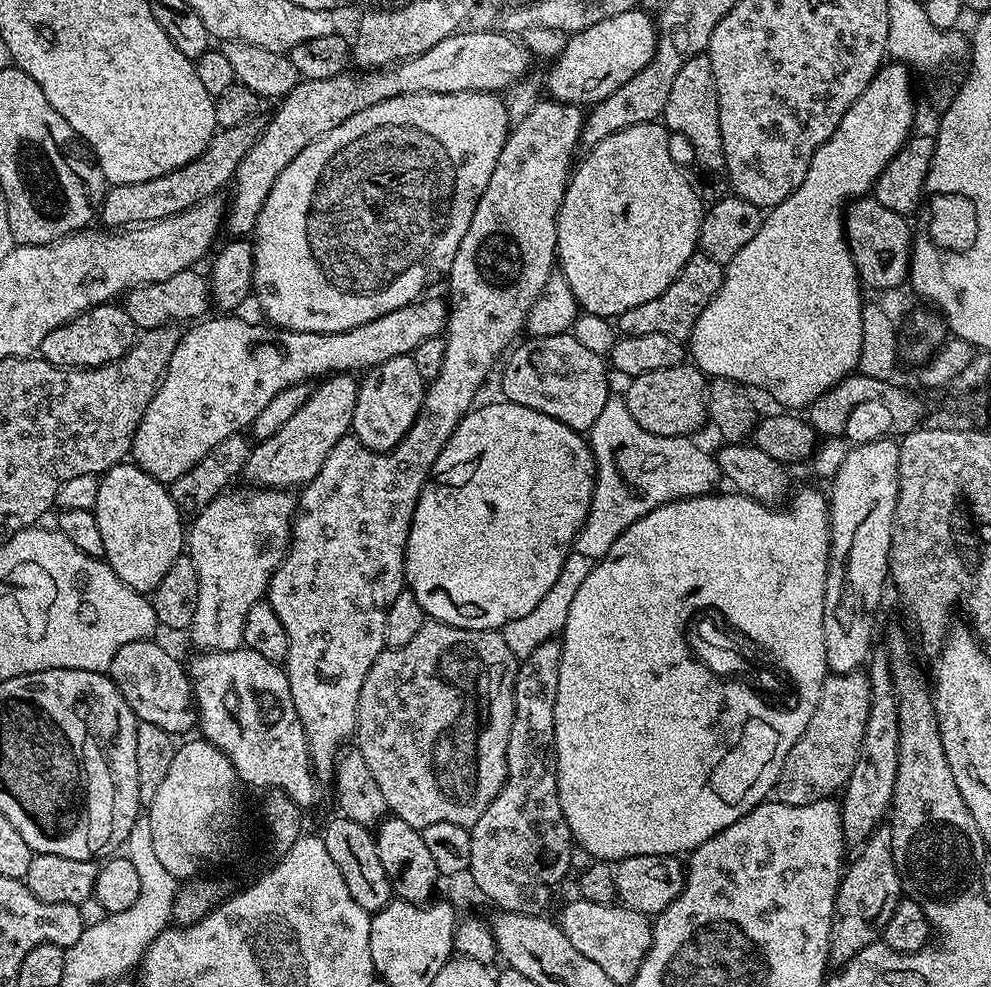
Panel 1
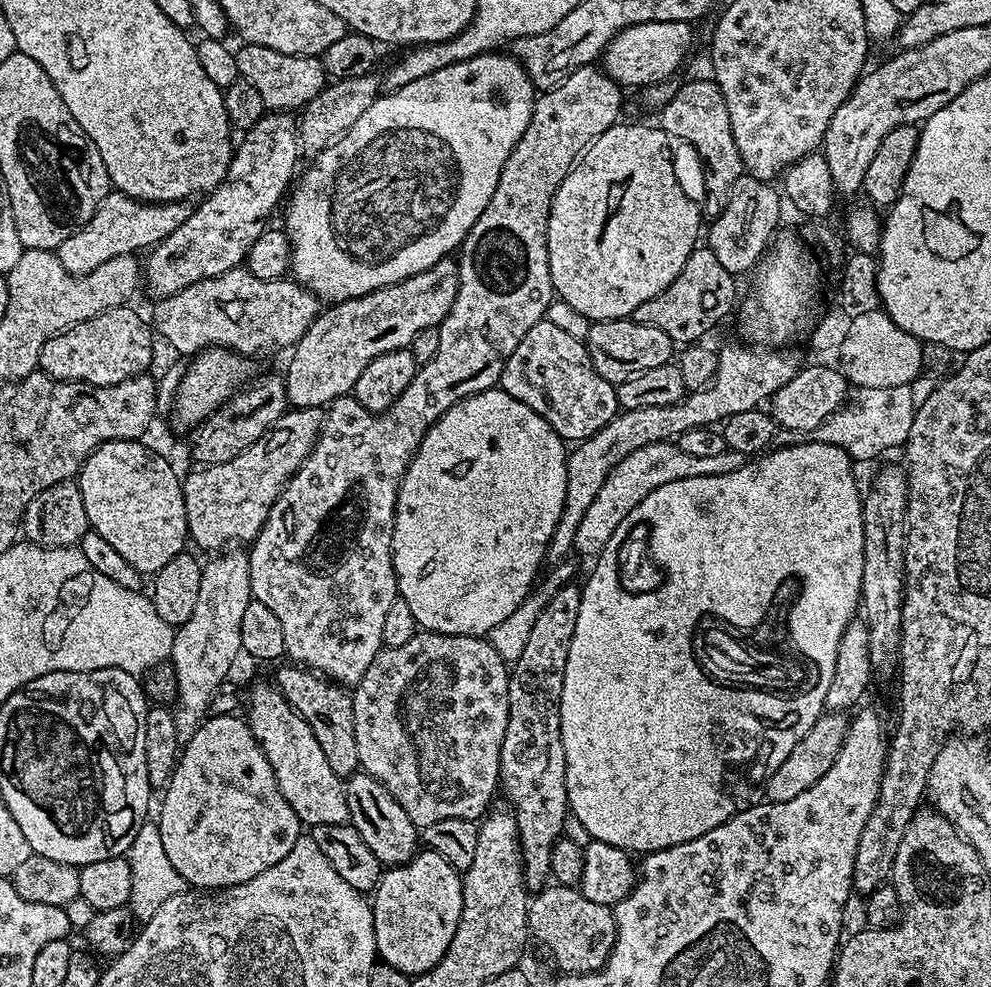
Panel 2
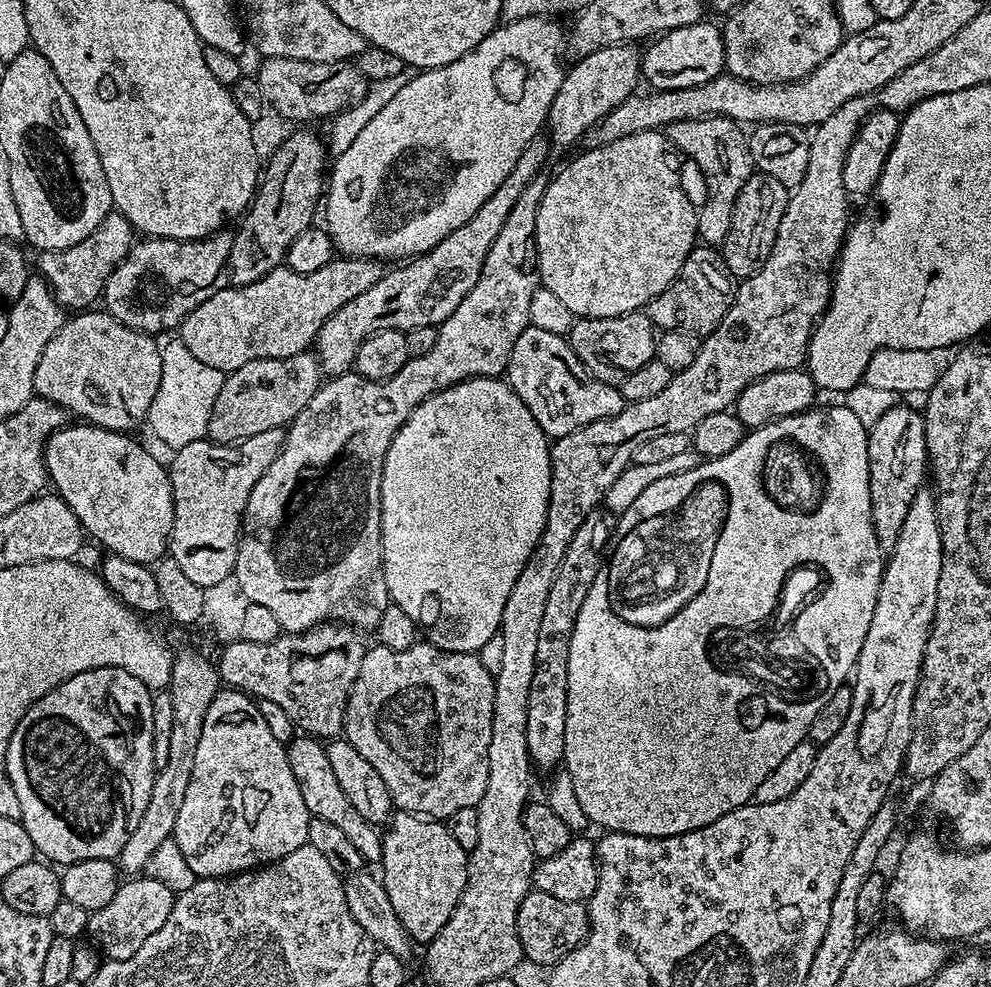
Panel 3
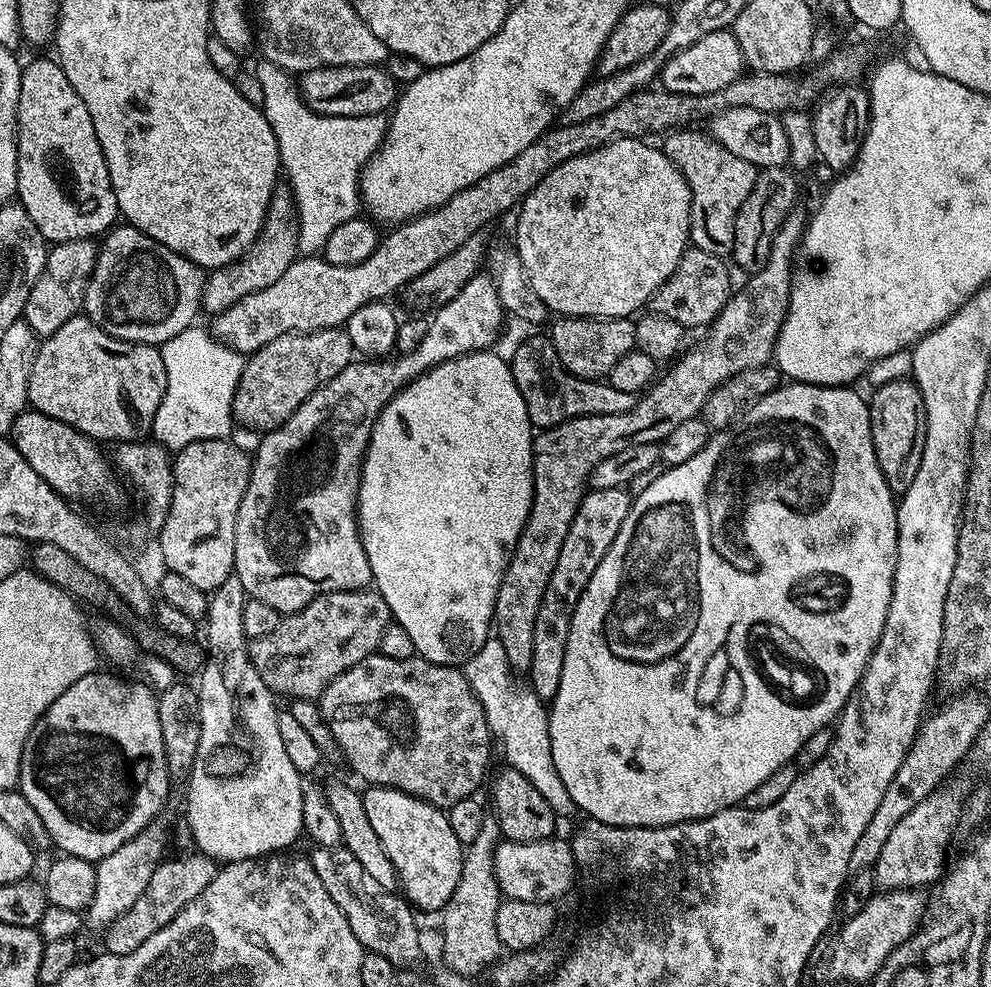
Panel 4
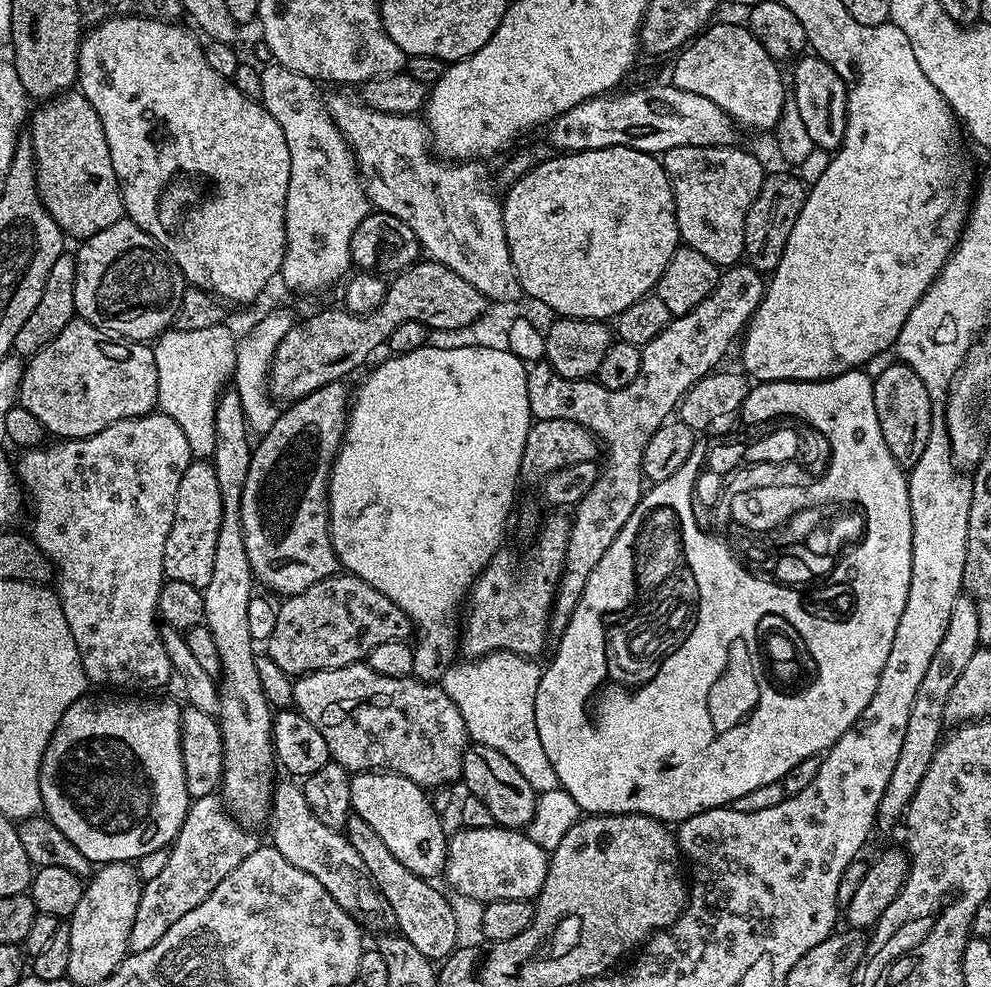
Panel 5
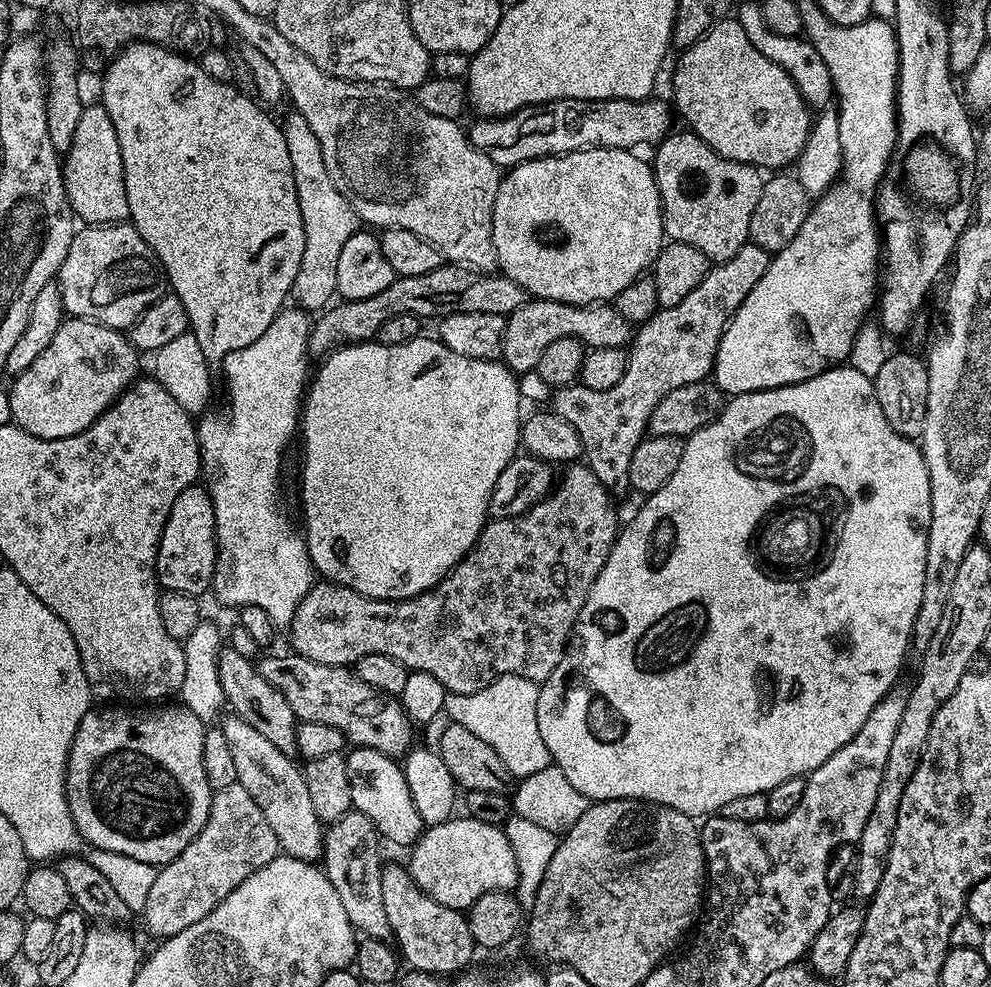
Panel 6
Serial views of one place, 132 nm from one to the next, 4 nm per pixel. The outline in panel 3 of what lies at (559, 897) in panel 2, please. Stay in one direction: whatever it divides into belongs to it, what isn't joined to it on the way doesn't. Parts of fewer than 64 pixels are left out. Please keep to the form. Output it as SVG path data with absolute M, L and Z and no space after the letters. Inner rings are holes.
M529 890L526 898L522 898L522 906L518 906L516 925L524 960L551 966L580 947L580 943L588 936L588 910L581 902L562 902L562 898L554 898L554 894Z

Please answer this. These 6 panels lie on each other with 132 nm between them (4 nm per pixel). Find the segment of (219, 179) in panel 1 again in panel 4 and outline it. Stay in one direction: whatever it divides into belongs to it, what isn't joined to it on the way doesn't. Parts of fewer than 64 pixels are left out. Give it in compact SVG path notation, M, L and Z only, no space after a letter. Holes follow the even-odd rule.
M95 239L67 240L49 247L48 257L42 266L42 274L38 274L38 278L32 284L30 294L24 303L22 317L37 338L52 336L58 330L62 330L62 326L66 326L70 318L81 315L84 291L94 270L97 251L98 244Z

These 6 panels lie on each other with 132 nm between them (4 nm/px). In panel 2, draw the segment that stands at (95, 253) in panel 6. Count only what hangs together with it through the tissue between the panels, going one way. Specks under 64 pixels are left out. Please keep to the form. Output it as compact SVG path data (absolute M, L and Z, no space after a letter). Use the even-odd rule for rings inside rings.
M269 111L260 119L258 126L254 126L239 138L241 140L235 145L232 161L226 170L226 178L222 178L220 185L199 201L200 205L197 203L193 207L190 218L186 218L186 222L182 222L182 226L178 226L178 230L174 230L170 238L166 238L147 253L148 264L146 260L142 268L142 280L146 288L148 284L148 292L152 298L176 294L186 290L186 286L194 286L194 282L221 276L231 268L241 267L247 261L248 252L254 246L254 242L258 242L258 238L266 230L263 220L276 207L281 207L294 180L292 171L296 168L296 159L301 159L302 156L297 117L292 112Z

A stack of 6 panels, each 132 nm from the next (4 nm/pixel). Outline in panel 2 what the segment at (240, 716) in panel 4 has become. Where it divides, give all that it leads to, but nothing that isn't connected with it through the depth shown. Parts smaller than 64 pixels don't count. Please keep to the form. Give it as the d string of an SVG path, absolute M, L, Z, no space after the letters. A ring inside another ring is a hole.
M212 714L205 719L204 723L198 725L194 738L183 741L182 751L176 761L176 769L168 780L168 787L162 792L164 801L160 804L160 817L158 817L162 847L166 849L166 858L170 858L174 870L178 870L178 874L182 874L185 885L196 890L219 890L238 886L242 882L250 882L250 878L258 878L258 874L262 874L262 870L270 870L270 866L274 866L274 862L282 862L282 858L286 858L286 854L290 854L290 850L294 850L294 842L298 842L302 835L302 825L298 814L294 814L294 810L290 810L290 802L286 802L286 798L282 798L282 790L278 790L278 782L274 778L274 770L270 766L270 762L254 738L254 734L248 729L247 721L241 717L239 720L238 717L239 715L236 714Z

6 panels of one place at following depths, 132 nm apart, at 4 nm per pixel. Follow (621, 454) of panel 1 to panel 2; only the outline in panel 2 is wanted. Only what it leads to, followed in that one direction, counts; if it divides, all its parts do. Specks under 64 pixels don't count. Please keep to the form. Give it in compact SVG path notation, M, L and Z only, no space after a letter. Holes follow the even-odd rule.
M659 442L657 444L646 444L634 450L602 482L602 488L590 502L586 509L586 515L582 522L578 522L578 534L574 534L573 549L584 556L595 558L600 551L610 542L610 534L618 530L618 522L650 494L650 490L658 490L658 486L666 486L666 482L674 482L682 478L698 478L699 476L713 476L714 474L730 474L738 470L746 463L746 457L740 452L727 450L715 454L712 458L696 458L691 454L683 453L676 442Z

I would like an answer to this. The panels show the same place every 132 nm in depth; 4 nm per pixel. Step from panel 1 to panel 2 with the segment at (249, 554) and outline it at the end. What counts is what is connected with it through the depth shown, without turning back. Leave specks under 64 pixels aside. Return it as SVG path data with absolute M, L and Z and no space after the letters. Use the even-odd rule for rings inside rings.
M224 550L213 555L209 564L202 567L202 586L198 590L198 602L194 606L194 614L176 628L176 637L170 657L170 667L173 676L176 677L176 696L184 708L176 708L174 715L178 726L178 738L183 742L194 738L198 725L204 723L205 712L209 709L212 693L216 691L224 680L229 679L232 663L236 656L241 655L240 639L242 638L242 614L246 610L250 599L248 591L248 553L232 552L236 550Z

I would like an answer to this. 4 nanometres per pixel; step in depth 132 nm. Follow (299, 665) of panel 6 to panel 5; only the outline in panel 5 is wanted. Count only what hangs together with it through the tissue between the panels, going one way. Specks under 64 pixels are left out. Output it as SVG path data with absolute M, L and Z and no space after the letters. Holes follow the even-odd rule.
M361 662L347 664L341 668L322 668L318 672L305 672L303 676L295 677L292 686L292 702L296 711L304 715L321 731L322 737L326 740L326 746L329 748L331 759L347 768L349 773L375 772L377 770L396 772L399 776L410 778L410 782L414 782L419 788L425 790L440 790L448 786L444 784L452 784L455 780L457 783L461 779L460 771L464 765L464 751L470 747L470 737L466 730L466 722L462 722L462 714L458 714L458 706L454 706L454 702L439 683L417 680L413 675L406 678L386 678L368 667L367 663Z

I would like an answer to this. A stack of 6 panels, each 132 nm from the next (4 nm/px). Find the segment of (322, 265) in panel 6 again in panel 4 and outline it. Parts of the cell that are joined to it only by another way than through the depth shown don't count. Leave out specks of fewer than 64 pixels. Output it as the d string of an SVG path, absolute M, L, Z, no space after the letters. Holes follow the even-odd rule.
M261 59L260 65L254 68L258 83L262 86L262 107L266 122L270 122L270 130L278 142L280 167L287 187L292 190L296 203L296 246L304 254L323 253L326 238L334 232L342 222L357 219L361 211L360 203L360 171L364 163L376 152L388 133L389 117L378 116L327 116L307 108L300 99L300 89L293 73L284 68L274 66L274 62Z

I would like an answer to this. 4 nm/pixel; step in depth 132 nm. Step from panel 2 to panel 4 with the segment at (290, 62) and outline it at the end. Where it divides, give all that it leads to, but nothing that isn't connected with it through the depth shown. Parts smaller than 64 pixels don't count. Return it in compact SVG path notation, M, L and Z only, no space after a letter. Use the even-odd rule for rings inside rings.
M330 66L299 73L300 99L305 106L327 116L378 116L387 113L398 99L398 85L383 67Z

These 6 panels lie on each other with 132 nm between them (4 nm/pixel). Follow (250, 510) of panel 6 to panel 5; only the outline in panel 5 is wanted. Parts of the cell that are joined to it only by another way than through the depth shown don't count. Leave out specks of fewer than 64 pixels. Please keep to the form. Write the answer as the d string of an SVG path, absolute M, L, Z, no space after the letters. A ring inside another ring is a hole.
M284 308L278 309L277 312L268 312L244 337L242 335L239 337L236 346L234 387L241 399L245 418L255 431L257 428L257 433L260 434L268 432L270 426L274 426L274 422L281 414L277 401L268 390L268 371L272 365L274 350L278 350L278 342L282 342L282 338L286 338L293 323L294 317Z

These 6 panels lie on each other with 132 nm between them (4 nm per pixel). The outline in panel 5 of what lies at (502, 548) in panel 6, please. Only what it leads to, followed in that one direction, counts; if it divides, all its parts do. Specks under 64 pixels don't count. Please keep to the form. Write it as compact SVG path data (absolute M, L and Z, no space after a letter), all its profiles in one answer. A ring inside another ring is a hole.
M567 515L552 516L542 528L543 524L536 545L524 558L516 552L497 552L469 588L462 612L462 631L458 636L458 648L465 657L513 652L536 658L550 641L548 623L552 617L552 599L556 597L558 582L564 573L572 521ZM337 574L322 582L314 582L314 586L287 597L283 603L277 607L278 622L274 625L274 634L270 634L266 642L266 654L274 658L274 662L278 662L278 666L282 666L282 670L293 678L303 676L305 672L318 672L322 668L341 668L367 661L374 646L394 638L408 640L414 632L414 625L408 615L394 606L386 594L374 590L374 586L351 574Z

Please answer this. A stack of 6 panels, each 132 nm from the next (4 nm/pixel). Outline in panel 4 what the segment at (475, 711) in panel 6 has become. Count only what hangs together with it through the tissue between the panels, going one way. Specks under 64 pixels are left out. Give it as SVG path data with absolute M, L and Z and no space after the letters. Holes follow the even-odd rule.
M490 638L482 646L482 650L478 650L478 654L474 654L474 658L470 658L462 666L462 671L466 682L470 682L470 690L478 698L478 702L482 706L482 710L486 716L488 728L492 731L495 743L504 751L507 767L518 770L518 774L522 774L522 778L526 778L526 782L530 782L530 786L534 786L534 790L538 790L538 794L542 794L542 798L546 798L546 802L552 807L552 811L557 817L577 815L578 809L574 798L570 798L570 793L566 791L566 786L562 782L562 778L558 775L558 770L554 770L554 754L550 754L550 730L548 729L548 708L544 706L536 706L540 708L524 708L530 701L527 691L524 692L520 688L516 688L514 673L510 662L506 656L506 650L502 650L502 642L498 642L495 638Z

